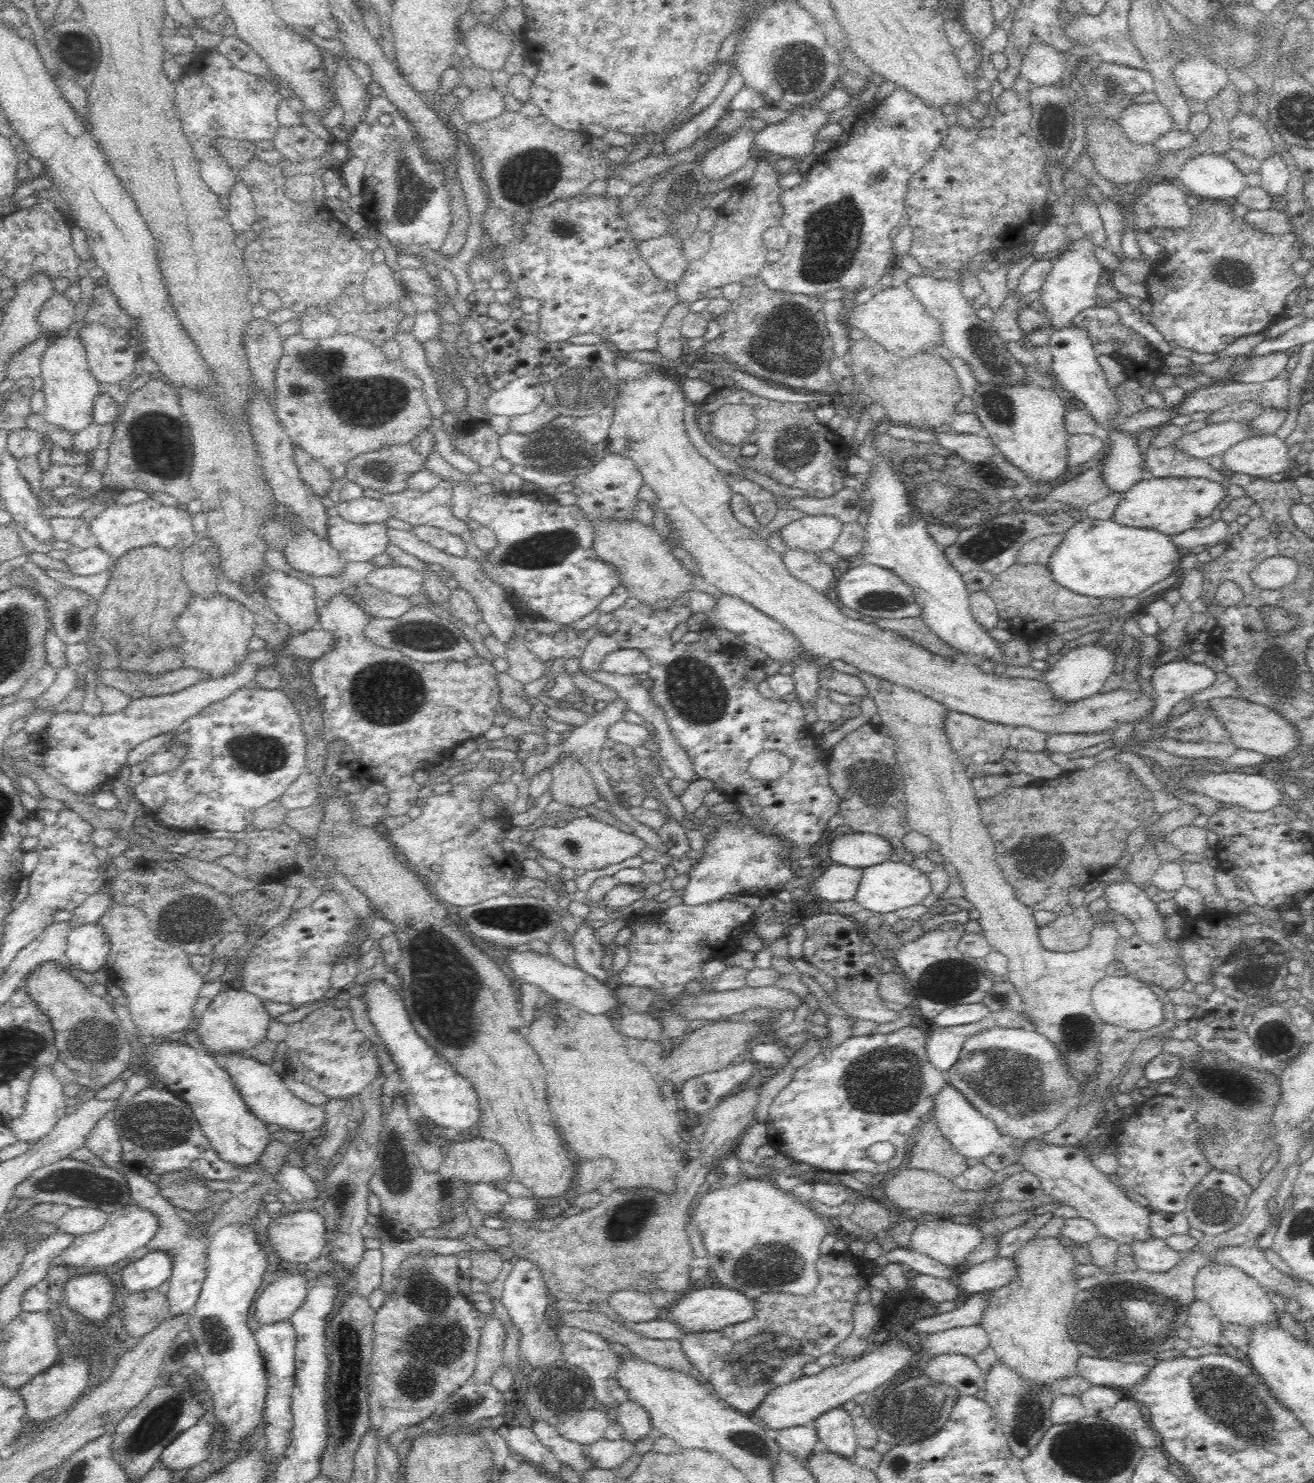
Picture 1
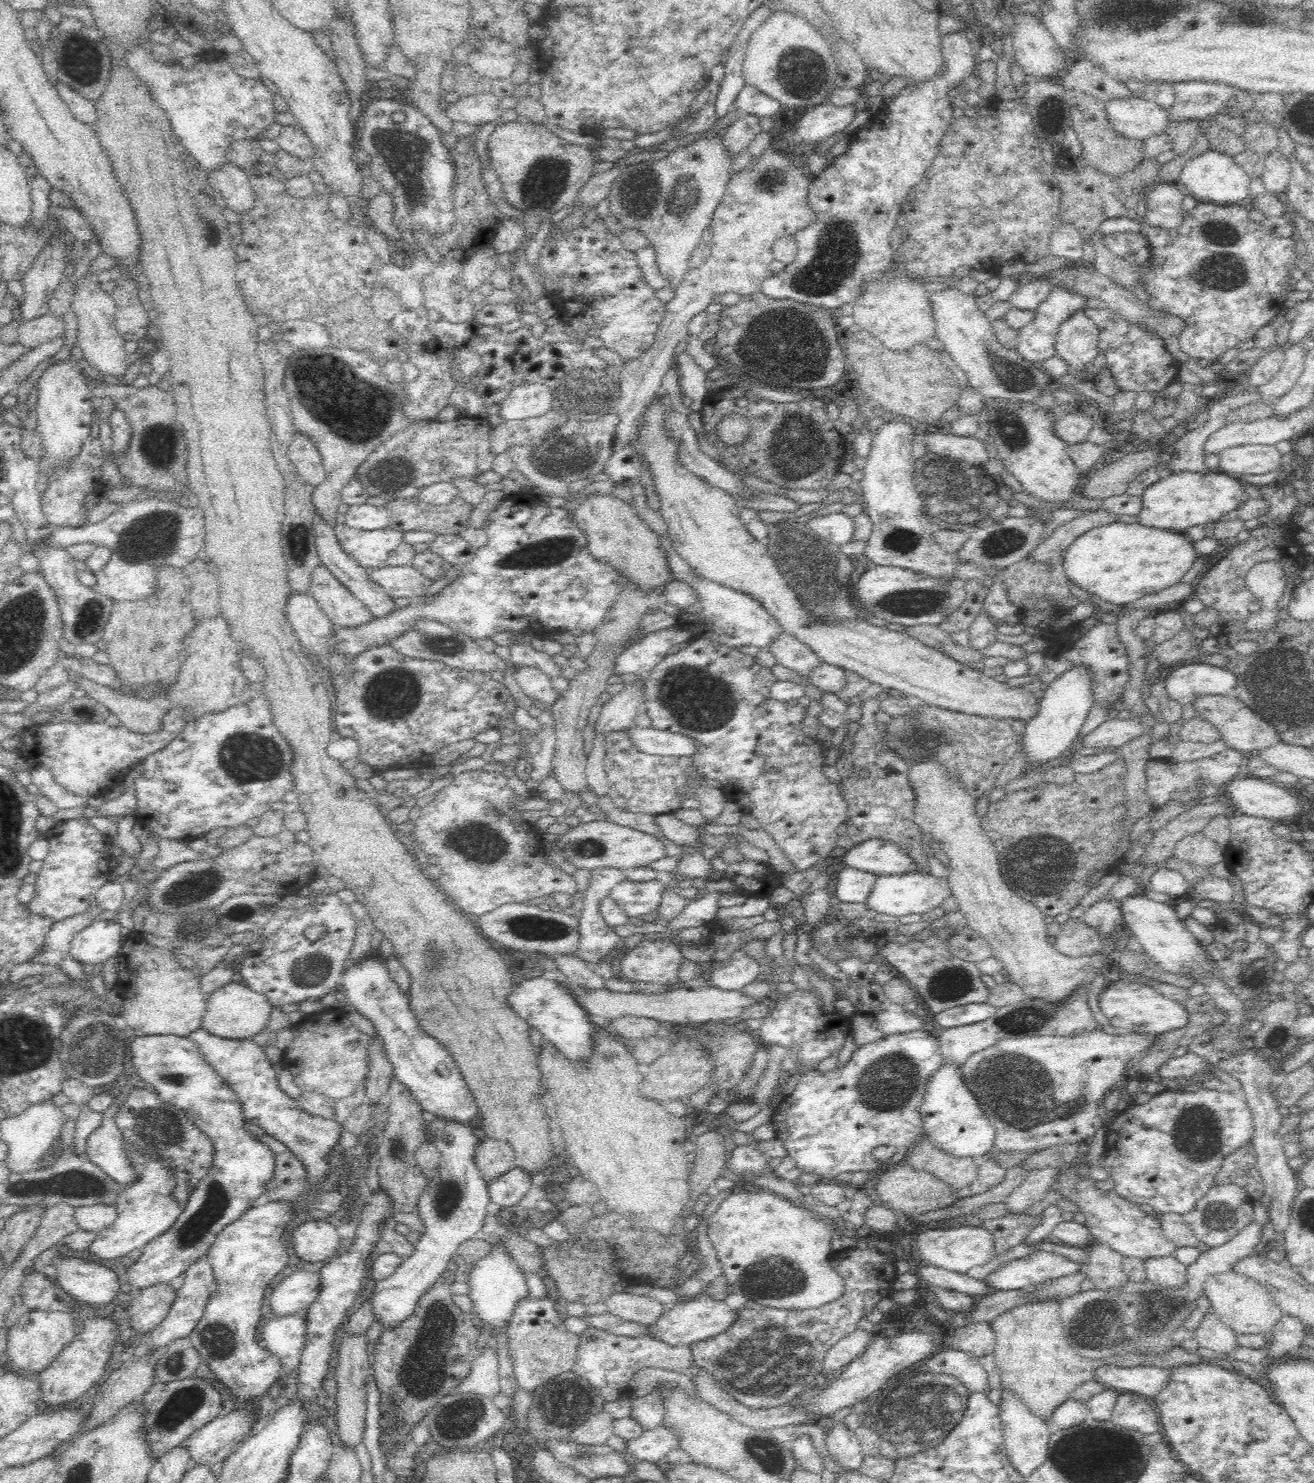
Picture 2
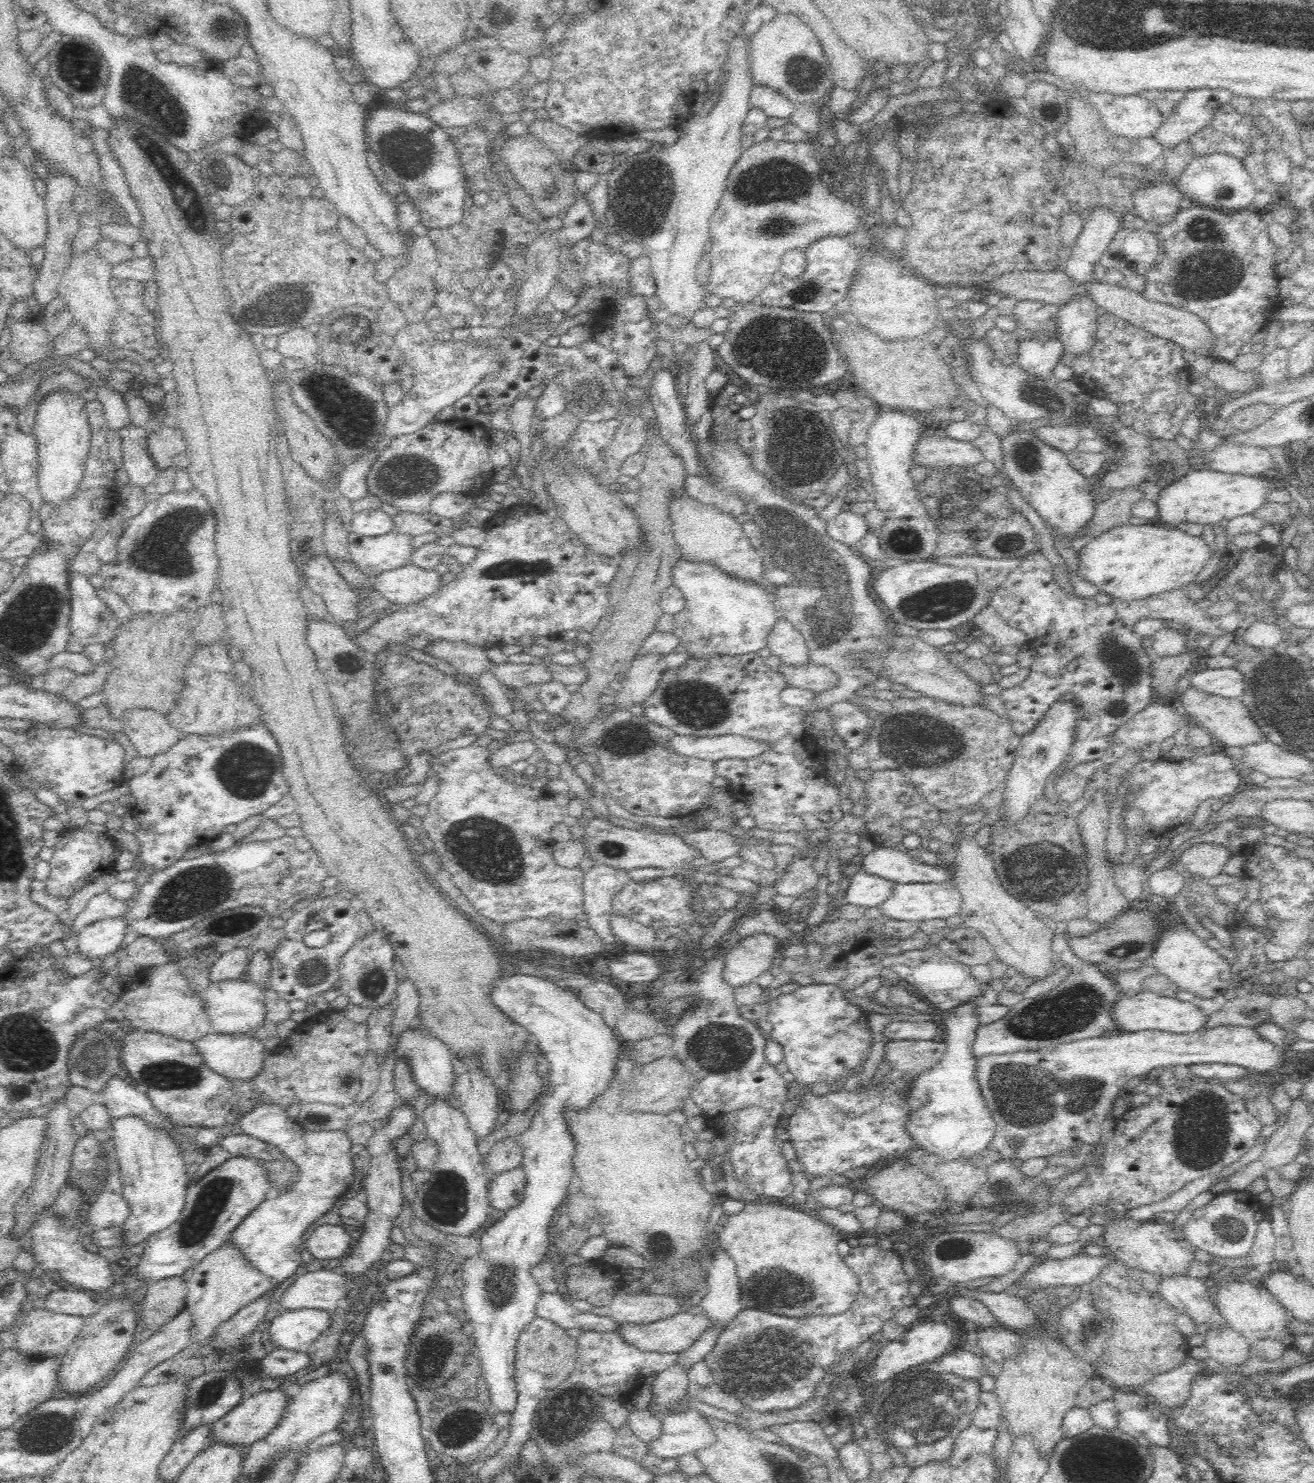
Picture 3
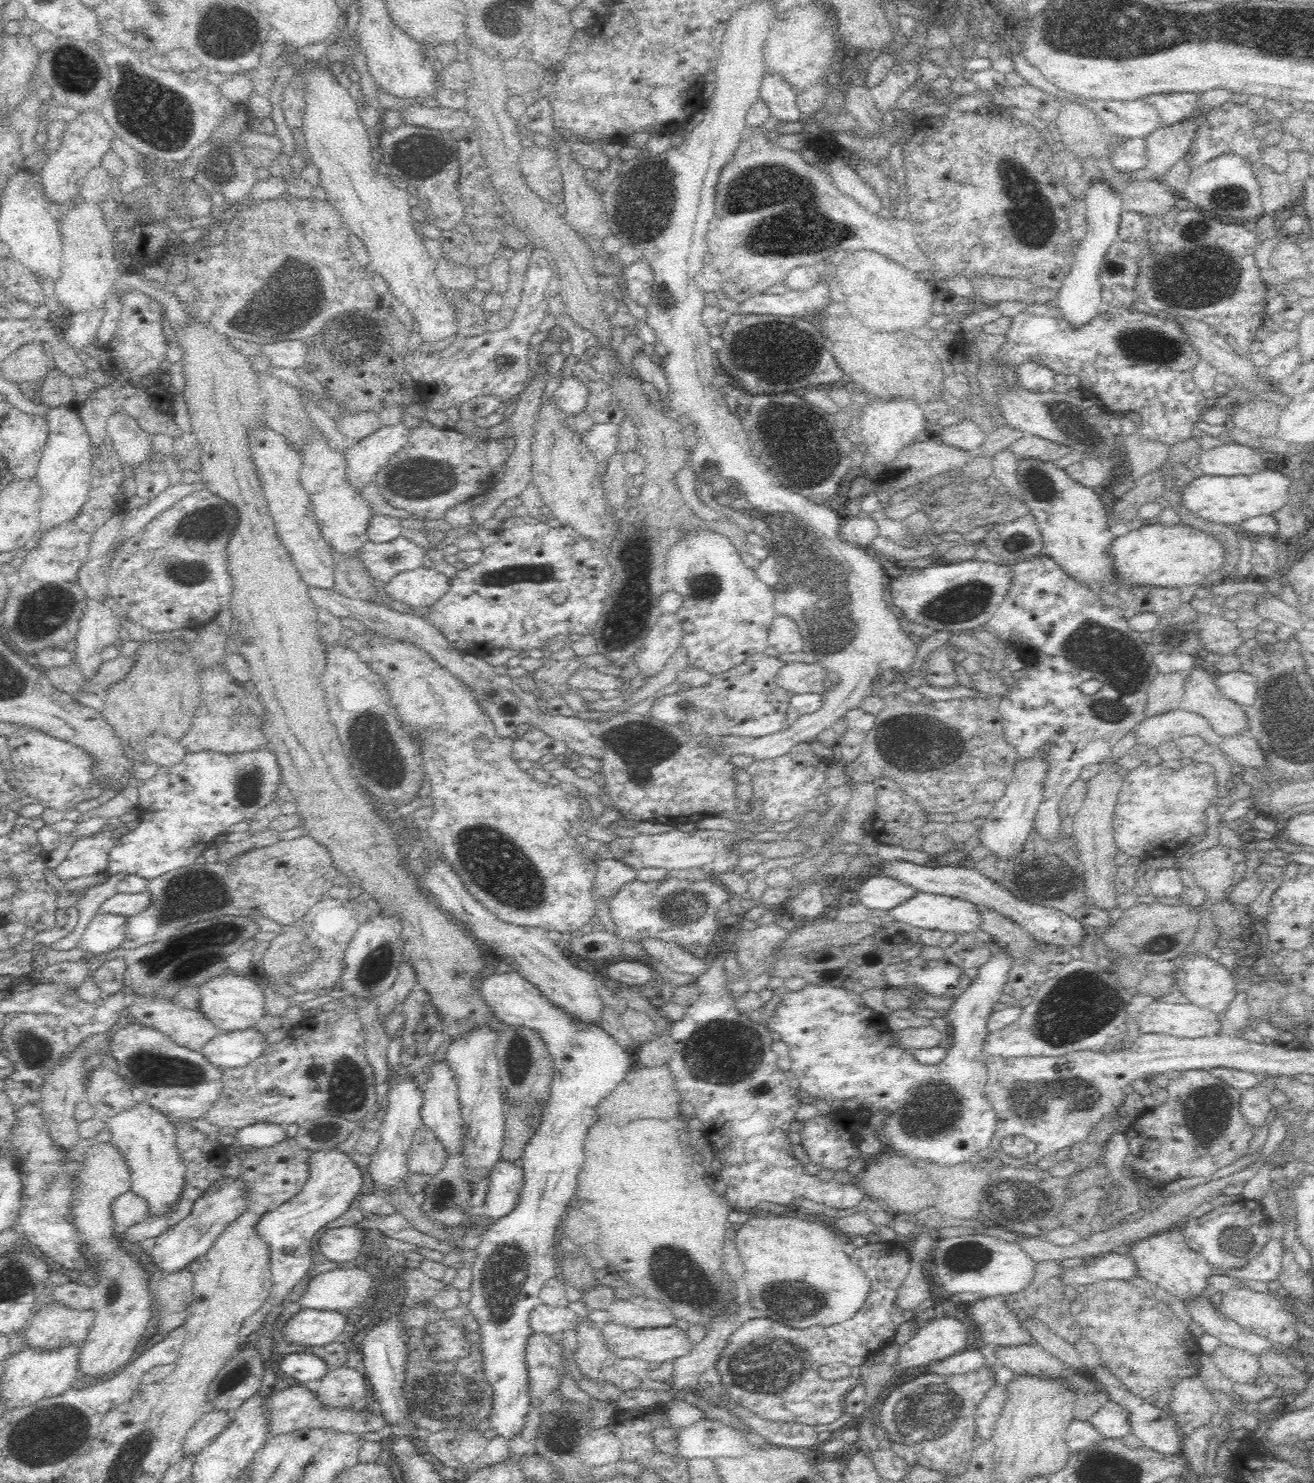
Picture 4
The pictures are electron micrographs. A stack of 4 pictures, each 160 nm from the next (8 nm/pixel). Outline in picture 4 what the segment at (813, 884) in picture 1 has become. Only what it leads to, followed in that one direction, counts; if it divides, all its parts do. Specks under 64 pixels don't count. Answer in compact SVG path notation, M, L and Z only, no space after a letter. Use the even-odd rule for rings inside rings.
M880 874L865 880L857 888L857 900L874 914L881 910L890 912L916 893L917 890L912 886Z

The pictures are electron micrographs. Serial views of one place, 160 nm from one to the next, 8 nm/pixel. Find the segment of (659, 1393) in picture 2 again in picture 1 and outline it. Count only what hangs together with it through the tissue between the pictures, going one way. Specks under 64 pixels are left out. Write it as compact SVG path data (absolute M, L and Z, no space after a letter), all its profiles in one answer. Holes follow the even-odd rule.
M630 1399L619 1406L615 1422L622 1426L624 1439L628 1441L640 1441L654 1432L652 1419L646 1408L642 1408L637 1402Z

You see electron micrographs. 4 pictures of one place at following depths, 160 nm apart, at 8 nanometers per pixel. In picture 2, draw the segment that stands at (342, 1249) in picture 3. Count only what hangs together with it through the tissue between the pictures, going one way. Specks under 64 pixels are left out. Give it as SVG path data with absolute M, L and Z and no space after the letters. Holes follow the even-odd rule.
M324 1220L304 1222L298 1226L298 1230L292 1232L293 1251L306 1262L322 1262L334 1258L342 1238L336 1230L336 1226Z

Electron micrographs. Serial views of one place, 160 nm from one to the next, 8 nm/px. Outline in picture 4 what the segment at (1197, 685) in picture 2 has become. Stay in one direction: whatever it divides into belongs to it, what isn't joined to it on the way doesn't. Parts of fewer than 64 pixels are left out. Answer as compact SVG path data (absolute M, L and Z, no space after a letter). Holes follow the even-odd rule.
M1242 670L1216 674L1216 684L1226 698L1238 703L1244 714L1256 702L1258 685L1256 678Z

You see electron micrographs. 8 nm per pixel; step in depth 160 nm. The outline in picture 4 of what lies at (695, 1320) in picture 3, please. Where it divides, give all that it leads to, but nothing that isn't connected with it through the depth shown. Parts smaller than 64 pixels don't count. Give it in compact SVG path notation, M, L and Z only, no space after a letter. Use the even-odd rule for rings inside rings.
M612 1321L599 1327L602 1343L608 1347L608 1351L618 1358L638 1359L656 1366L661 1362L673 1361L683 1357L693 1348L688 1336L684 1331L680 1331L676 1325L667 1327L656 1327L655 1329L633 1329L625 1327Z

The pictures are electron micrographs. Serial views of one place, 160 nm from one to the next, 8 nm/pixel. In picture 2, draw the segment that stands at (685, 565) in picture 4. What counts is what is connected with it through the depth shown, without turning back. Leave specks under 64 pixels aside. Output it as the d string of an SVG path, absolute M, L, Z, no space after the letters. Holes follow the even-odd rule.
M695 571L694 577L686 580L695 592L697 602L689 608L680 609L677 627L690 635L690 641L704 638L737 649L741 646L757 646L766 649L768 644L780 634L779 622L764 609L760 600L756 600L744 592L728 588L723 584L712 582Z

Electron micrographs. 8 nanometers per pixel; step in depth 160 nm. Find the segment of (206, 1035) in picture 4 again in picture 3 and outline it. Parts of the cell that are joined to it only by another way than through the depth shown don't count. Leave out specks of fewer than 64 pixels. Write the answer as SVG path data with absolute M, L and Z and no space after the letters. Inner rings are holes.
M164 964L161 966L156 966L156 968L149 968L148 970L143 970L135 979L135 981L128 986L125 990L126 998L124 1003L126 1003L127 1007L125 1008L125 1019L128 1019L130 1023L132 1023L133 1029L146 1030L148 1032L160 1033L168 1035L169 1037L180 1039L180 1041L195 1043L200 1038L204 1038L204 1035L207 1035L211 1032L211 1024L209 1019L207 1018L207 1013L204 1009L204 1004L202 1003L202 998L200 994L194 993L190 986L188 985L187 979L181 974L179 967L177 964Z

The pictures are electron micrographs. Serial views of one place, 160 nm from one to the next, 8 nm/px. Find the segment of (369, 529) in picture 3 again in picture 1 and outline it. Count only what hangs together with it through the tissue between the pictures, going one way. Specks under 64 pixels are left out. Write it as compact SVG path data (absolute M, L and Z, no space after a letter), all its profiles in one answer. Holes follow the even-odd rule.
M361 497L348 502L340 502L336 508L339 516L352 524L386 523L390 519L386 504L372 498Z

